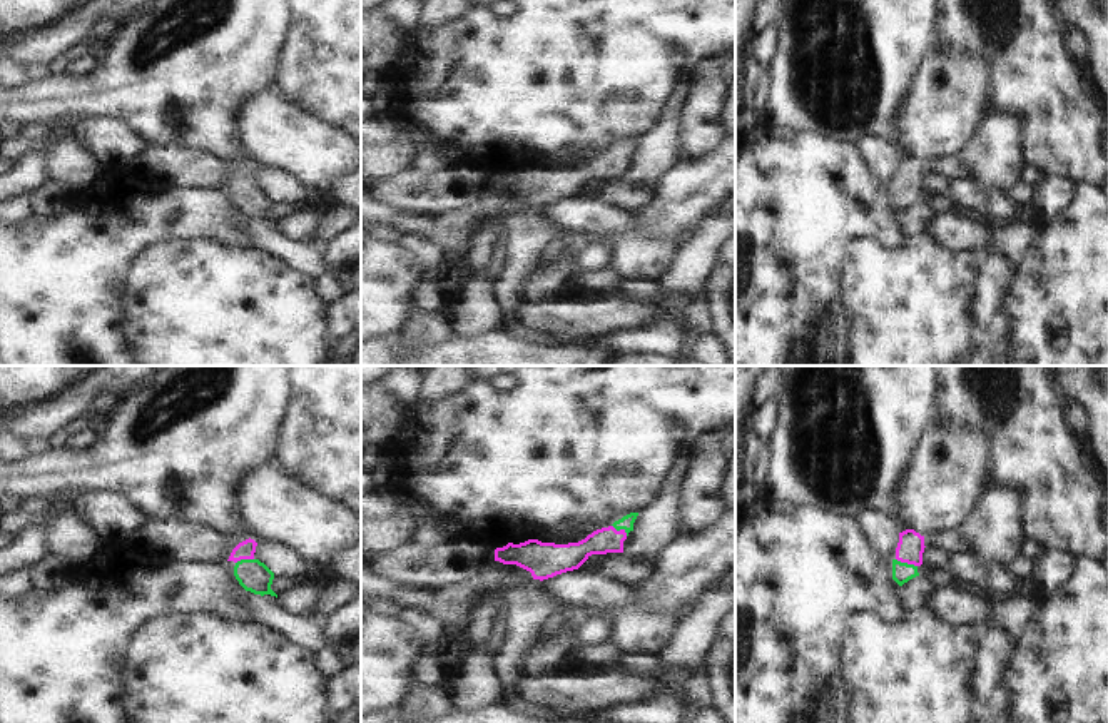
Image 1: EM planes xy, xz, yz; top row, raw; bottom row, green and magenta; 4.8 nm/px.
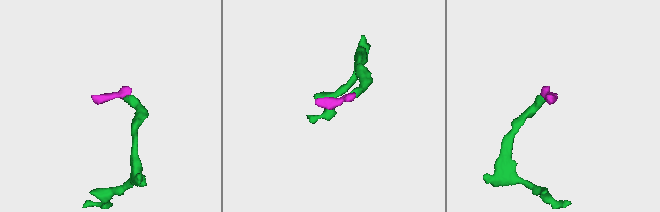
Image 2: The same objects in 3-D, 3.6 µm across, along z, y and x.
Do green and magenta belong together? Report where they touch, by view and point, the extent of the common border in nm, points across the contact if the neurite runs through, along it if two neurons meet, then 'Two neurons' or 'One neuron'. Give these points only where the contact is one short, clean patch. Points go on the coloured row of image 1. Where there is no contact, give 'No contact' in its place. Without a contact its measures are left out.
Touches green at yz (906, 563). Shared border 110 nm. Path across: yz (901, 571), (906, 563), (909, 550). One neuron

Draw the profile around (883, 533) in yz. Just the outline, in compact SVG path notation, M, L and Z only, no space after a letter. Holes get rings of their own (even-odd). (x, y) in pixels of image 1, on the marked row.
M866 511L857 518L869 544L884 558L896 559L899 543L899 523L882 513Z

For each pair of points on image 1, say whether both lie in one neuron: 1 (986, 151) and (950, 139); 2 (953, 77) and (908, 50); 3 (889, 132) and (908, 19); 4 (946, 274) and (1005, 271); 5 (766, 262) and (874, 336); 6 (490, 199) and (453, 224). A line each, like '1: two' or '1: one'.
1: two
2: two
3: one
4: two
5: two
6: one

